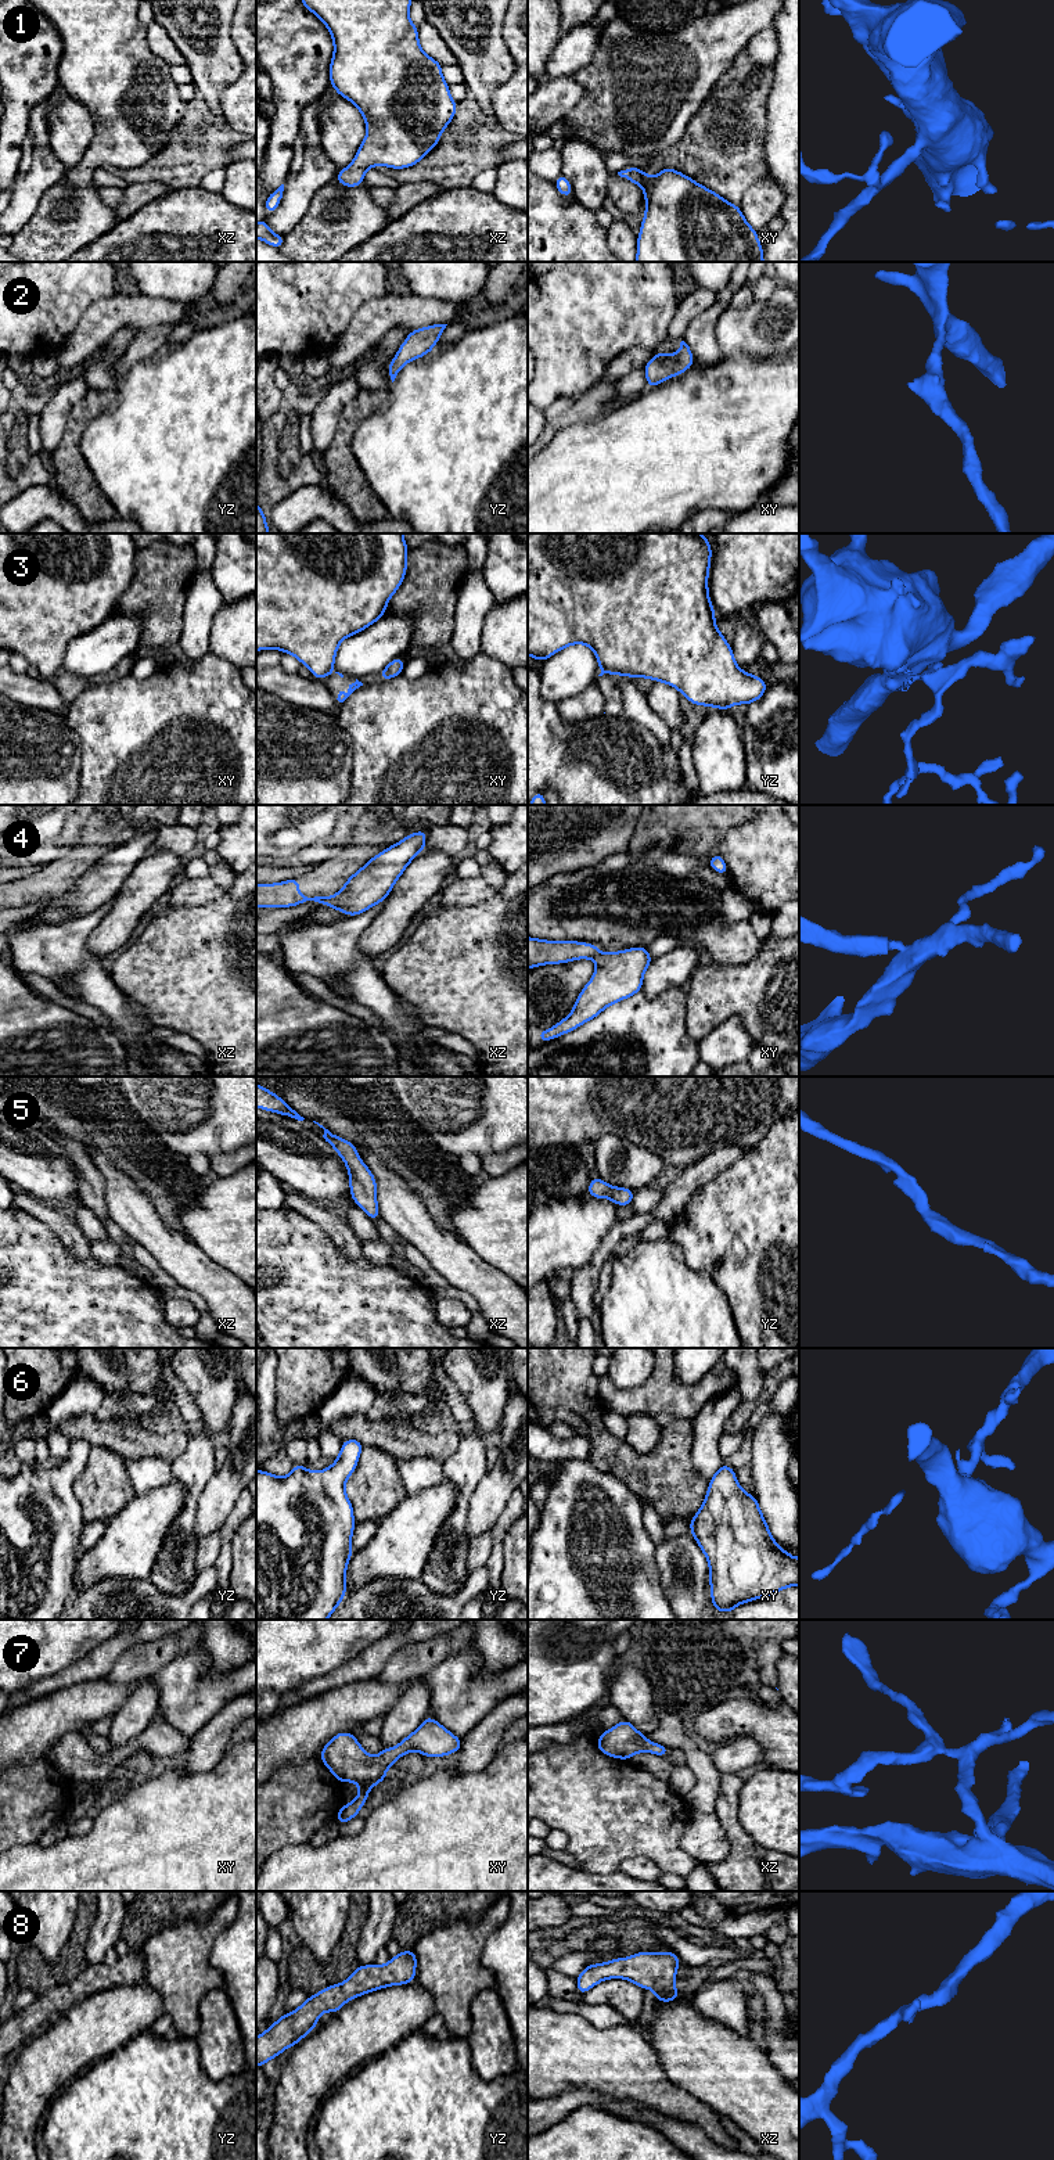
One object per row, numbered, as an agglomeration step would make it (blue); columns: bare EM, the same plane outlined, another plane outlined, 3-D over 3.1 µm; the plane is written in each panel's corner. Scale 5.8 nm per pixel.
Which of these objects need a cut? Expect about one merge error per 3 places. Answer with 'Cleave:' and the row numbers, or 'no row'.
Cleave: 3

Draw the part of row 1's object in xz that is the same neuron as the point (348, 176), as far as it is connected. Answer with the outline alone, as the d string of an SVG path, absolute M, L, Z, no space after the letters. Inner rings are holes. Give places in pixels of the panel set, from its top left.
M301 0L330 30L334 54L330 82L337 93L353 103L366 121L367 133L352 163L338 170L335 180L345 187L364 183L364 172L377 165L404 169L418 163L439 141L445 127L457 111L449 83L442 76L442 65L420 47L418 29L410 21L413 0Z

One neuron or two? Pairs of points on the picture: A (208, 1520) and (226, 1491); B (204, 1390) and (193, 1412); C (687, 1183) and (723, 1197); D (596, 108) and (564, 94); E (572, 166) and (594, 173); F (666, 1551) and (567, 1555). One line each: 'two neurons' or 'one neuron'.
A: one neuron
B: two neurons
C: two neurons
D: two neurons
E: one neuron
F: two neurons

